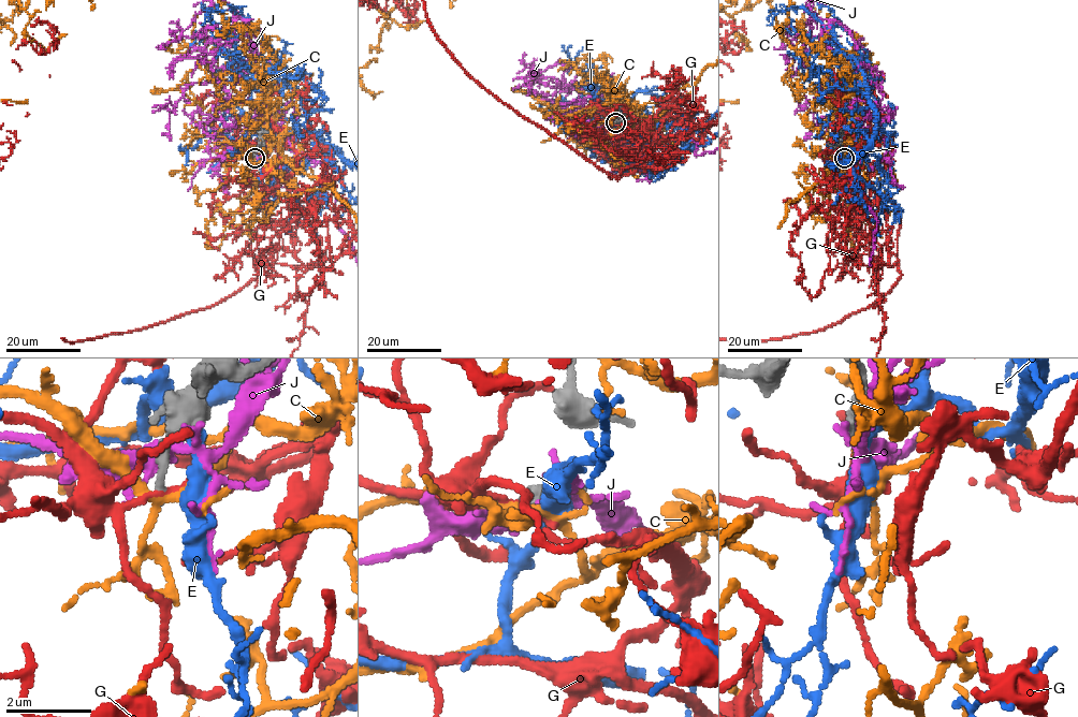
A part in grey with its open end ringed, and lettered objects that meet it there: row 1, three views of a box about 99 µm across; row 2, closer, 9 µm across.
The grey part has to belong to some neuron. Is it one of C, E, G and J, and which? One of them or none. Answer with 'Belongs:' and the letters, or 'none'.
Belongs: none

